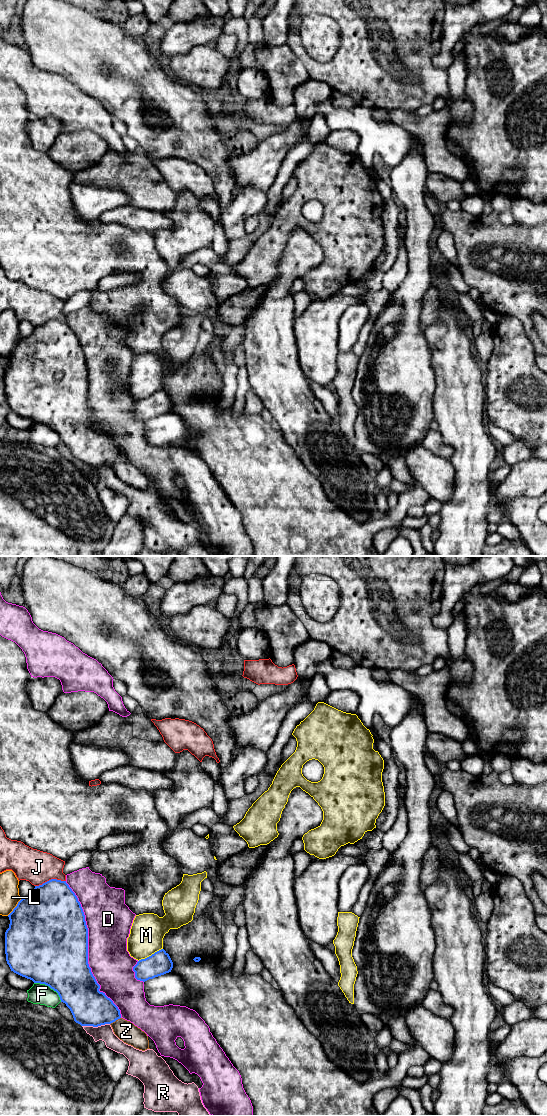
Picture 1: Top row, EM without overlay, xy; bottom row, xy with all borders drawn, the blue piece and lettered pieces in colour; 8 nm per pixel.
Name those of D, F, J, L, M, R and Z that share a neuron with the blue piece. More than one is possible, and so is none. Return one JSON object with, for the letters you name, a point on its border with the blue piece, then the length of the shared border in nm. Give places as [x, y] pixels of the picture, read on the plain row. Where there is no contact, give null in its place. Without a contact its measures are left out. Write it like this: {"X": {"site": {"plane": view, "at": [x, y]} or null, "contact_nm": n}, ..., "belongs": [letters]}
{"belongs": []}

